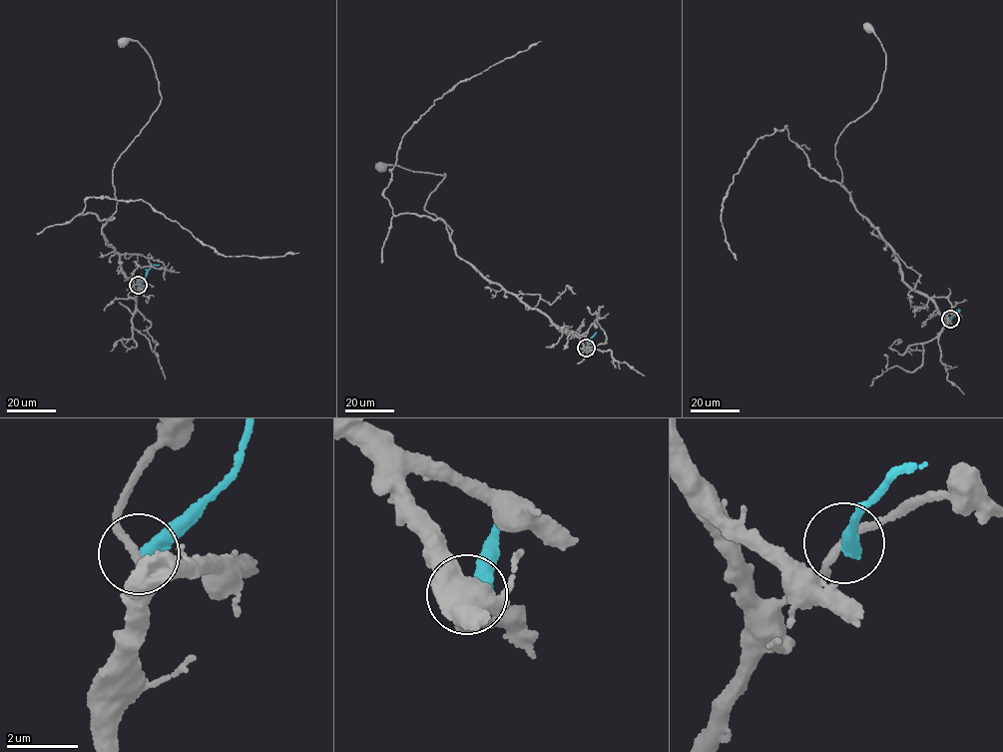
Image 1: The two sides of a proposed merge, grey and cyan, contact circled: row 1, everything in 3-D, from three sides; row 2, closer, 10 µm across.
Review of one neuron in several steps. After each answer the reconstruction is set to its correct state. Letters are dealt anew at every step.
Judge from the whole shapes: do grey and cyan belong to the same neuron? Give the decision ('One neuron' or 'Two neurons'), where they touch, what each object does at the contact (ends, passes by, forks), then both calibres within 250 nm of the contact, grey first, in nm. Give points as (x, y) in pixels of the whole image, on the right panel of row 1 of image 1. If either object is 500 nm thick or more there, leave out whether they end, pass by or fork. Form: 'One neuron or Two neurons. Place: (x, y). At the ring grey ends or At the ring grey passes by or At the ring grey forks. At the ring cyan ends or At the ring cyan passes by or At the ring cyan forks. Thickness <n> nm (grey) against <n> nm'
Two neurons. Place: (950, 319). At the ring grey passes by. At the ring cyan ends. Thickness 200 nm (grey) against 400 nm

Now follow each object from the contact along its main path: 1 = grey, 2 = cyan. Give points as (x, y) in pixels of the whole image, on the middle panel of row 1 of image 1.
1: (586, 348), (569, 331), (492, 283), (455, 254), (451, 230), (424, 210), (444, 174), (382, 166)
2: (586, 348), (596, 332)

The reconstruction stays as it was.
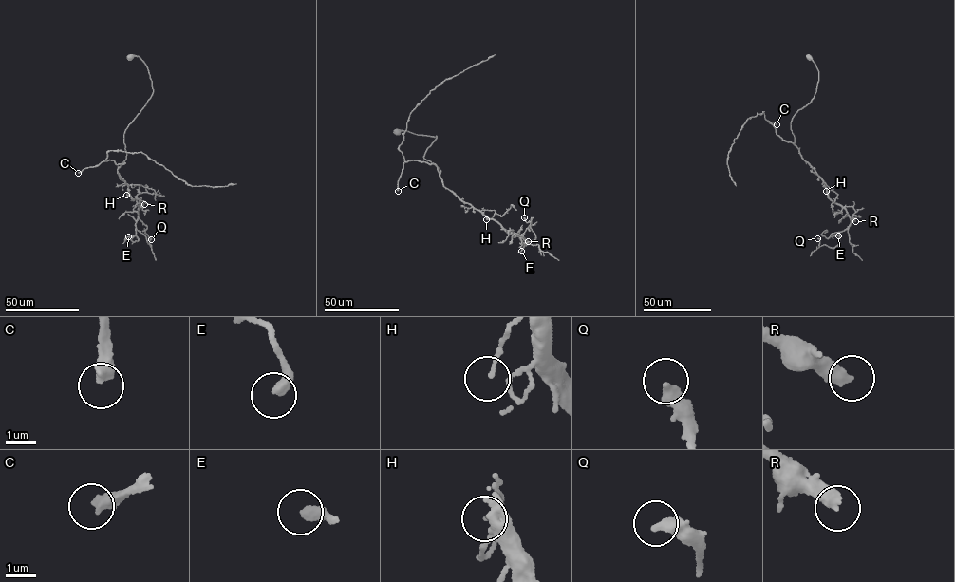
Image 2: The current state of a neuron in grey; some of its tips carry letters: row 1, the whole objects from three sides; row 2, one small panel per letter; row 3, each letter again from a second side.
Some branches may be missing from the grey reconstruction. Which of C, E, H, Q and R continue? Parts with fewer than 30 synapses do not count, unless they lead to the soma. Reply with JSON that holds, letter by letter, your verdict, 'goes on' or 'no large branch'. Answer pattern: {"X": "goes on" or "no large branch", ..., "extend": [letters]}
{"C": "goes on", "E": "no large branch", "H": "no large branch", "Q": "no large branch", "R": "goes on", "extend": ["C", "R"]}

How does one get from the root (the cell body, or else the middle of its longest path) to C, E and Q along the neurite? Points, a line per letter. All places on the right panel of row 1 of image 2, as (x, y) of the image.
C: (809, 58), (818, 70), (818, 81), (811, 102), (792, 119), (795, 142), (783, 140), (769, 122), (777, 124)
E: (809, 58), (816, 91), (791, 130), (829, 197), (847, 211), (851, 223), (832, 234), (838, 235)
Q: (809, 58), (818, 81), (811, 102), (792, 119), (794, 143), (851, 221), (834, 248), (819, 246), (817, 238)

